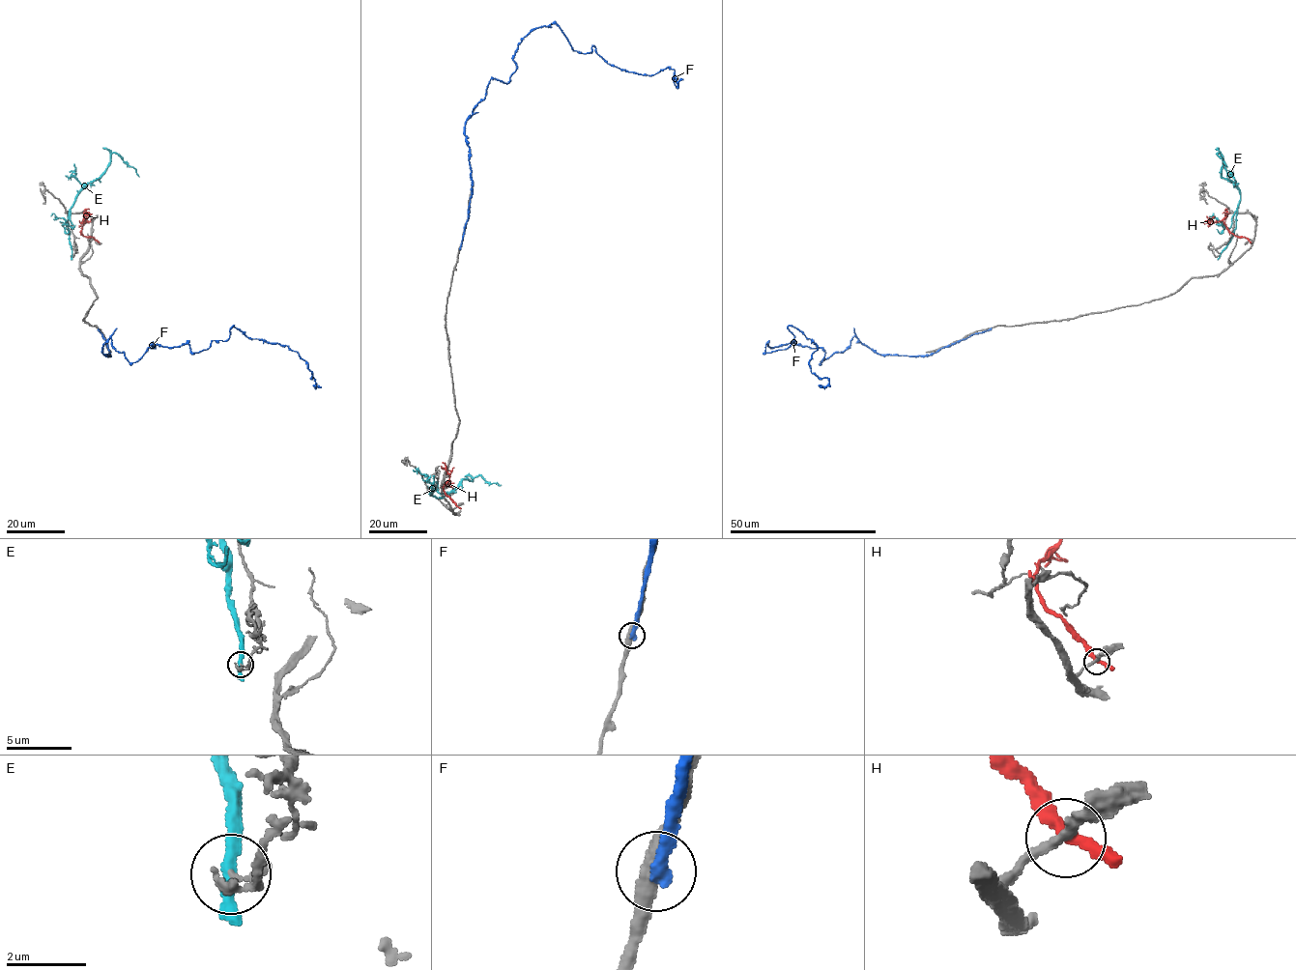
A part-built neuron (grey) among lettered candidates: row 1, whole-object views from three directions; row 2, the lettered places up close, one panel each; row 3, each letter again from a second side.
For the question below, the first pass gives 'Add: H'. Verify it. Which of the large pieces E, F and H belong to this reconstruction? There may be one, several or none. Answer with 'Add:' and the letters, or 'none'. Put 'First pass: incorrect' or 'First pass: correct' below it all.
Add: none
First pass: incorrect

